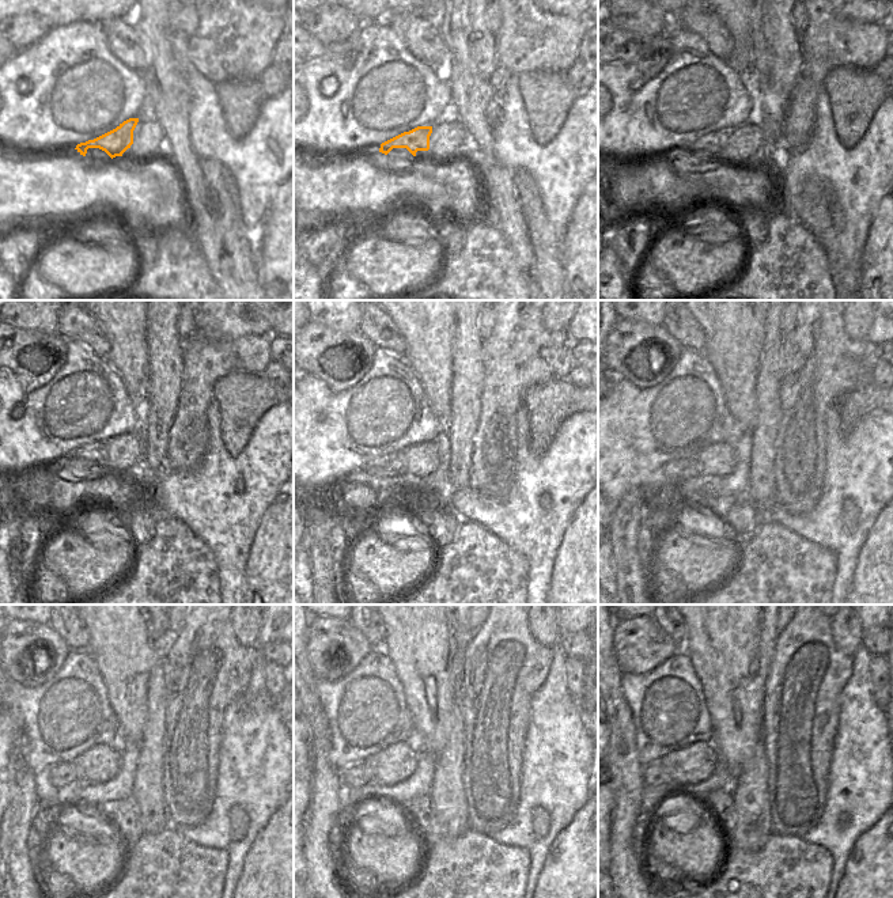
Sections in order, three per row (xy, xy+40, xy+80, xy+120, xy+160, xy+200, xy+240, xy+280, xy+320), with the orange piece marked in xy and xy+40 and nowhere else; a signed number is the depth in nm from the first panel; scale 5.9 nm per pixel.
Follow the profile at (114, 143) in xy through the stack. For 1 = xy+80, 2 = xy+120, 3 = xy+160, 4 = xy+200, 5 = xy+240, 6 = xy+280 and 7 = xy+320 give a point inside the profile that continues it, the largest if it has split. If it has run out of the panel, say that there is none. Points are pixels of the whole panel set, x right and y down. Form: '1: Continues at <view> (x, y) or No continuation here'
1: Continues at xy+80 (712, 143)
2: Continues at xy+120 (87, 459)
3: Continues at xy+160 (386, 465)
4: Continues at xy+200 (673, 472)
5: Continues at xy+240 (63, 773)
6: Continues at xy+280 (355, 775)
7: Continues at xy+320 (653, 775)

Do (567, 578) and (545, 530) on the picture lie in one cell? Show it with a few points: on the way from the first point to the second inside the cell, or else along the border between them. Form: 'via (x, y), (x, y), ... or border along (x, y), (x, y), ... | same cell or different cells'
border along (568, 523), (555, 557), (552, 580), (548, 584) | different cells

